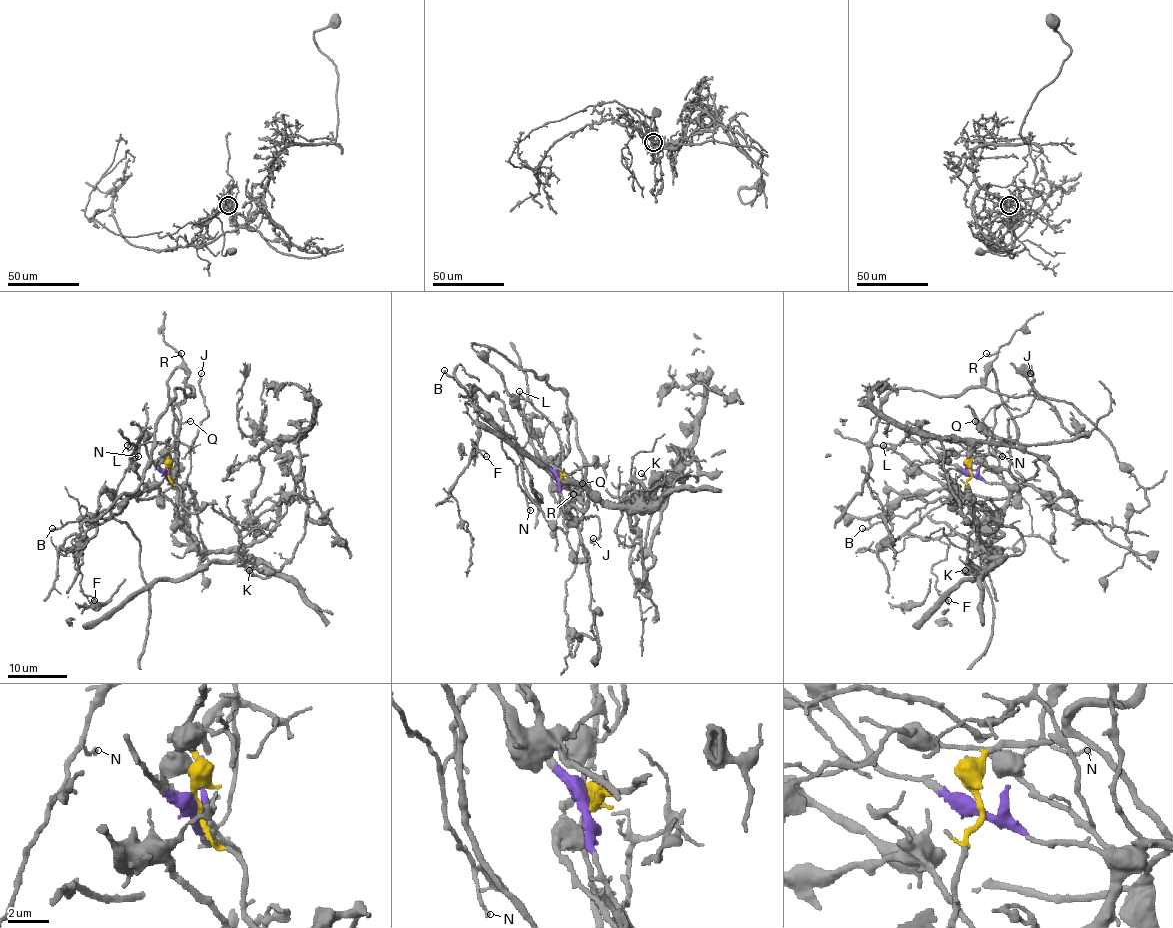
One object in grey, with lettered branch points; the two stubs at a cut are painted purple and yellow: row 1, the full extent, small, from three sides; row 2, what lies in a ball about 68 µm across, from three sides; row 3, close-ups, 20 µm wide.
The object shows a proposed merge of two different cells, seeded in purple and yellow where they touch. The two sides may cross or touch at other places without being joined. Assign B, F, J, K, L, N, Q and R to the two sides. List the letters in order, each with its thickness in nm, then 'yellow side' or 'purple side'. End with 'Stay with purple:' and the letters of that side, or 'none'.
B: 240 nm | yellow side
F: 190 nm | yellow side
J: 120 nm | purple side
K: 160 nm | purple side
L: 170 nm | purple side
N: 170 nm | yellow side
Q: 130 nm | purple side
R: 160 nm | yellow side
Stay with purple: J, K, L, Q

